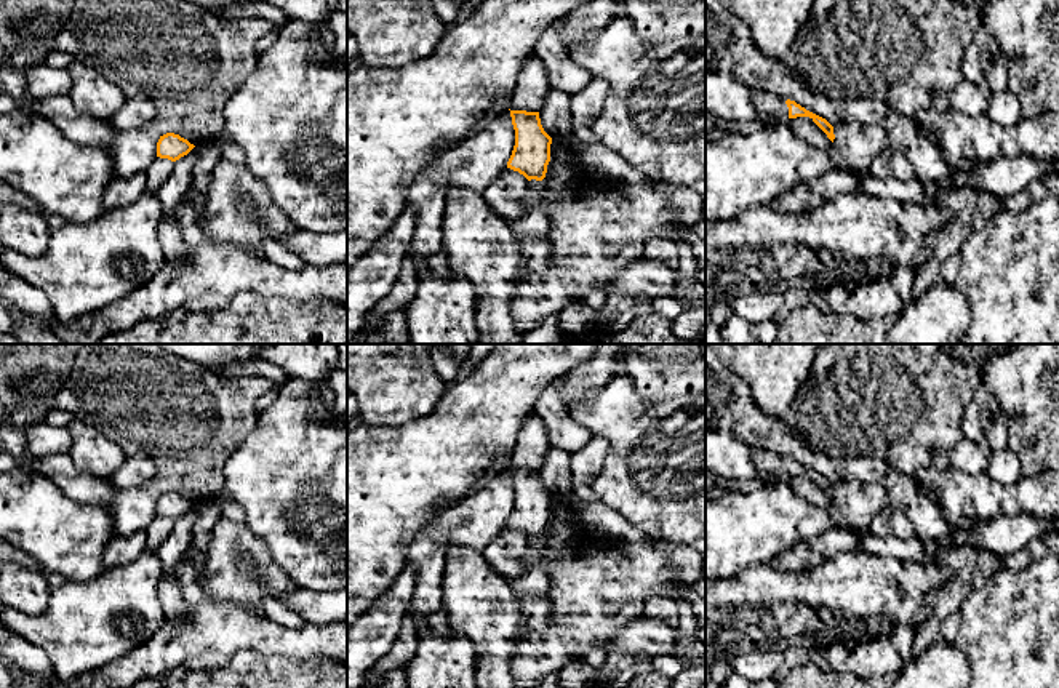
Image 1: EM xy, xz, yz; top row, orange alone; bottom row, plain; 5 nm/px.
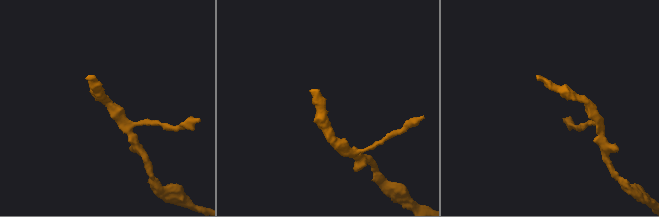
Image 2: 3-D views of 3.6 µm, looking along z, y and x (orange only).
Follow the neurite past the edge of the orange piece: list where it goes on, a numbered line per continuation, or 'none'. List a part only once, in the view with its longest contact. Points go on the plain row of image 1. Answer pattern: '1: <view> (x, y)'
1: yz (768, 464)

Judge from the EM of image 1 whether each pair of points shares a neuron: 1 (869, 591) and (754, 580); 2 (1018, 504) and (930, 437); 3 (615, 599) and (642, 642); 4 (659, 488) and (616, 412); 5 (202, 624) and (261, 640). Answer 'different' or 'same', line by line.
1: same
2: different
3: different
4: same
5: same

